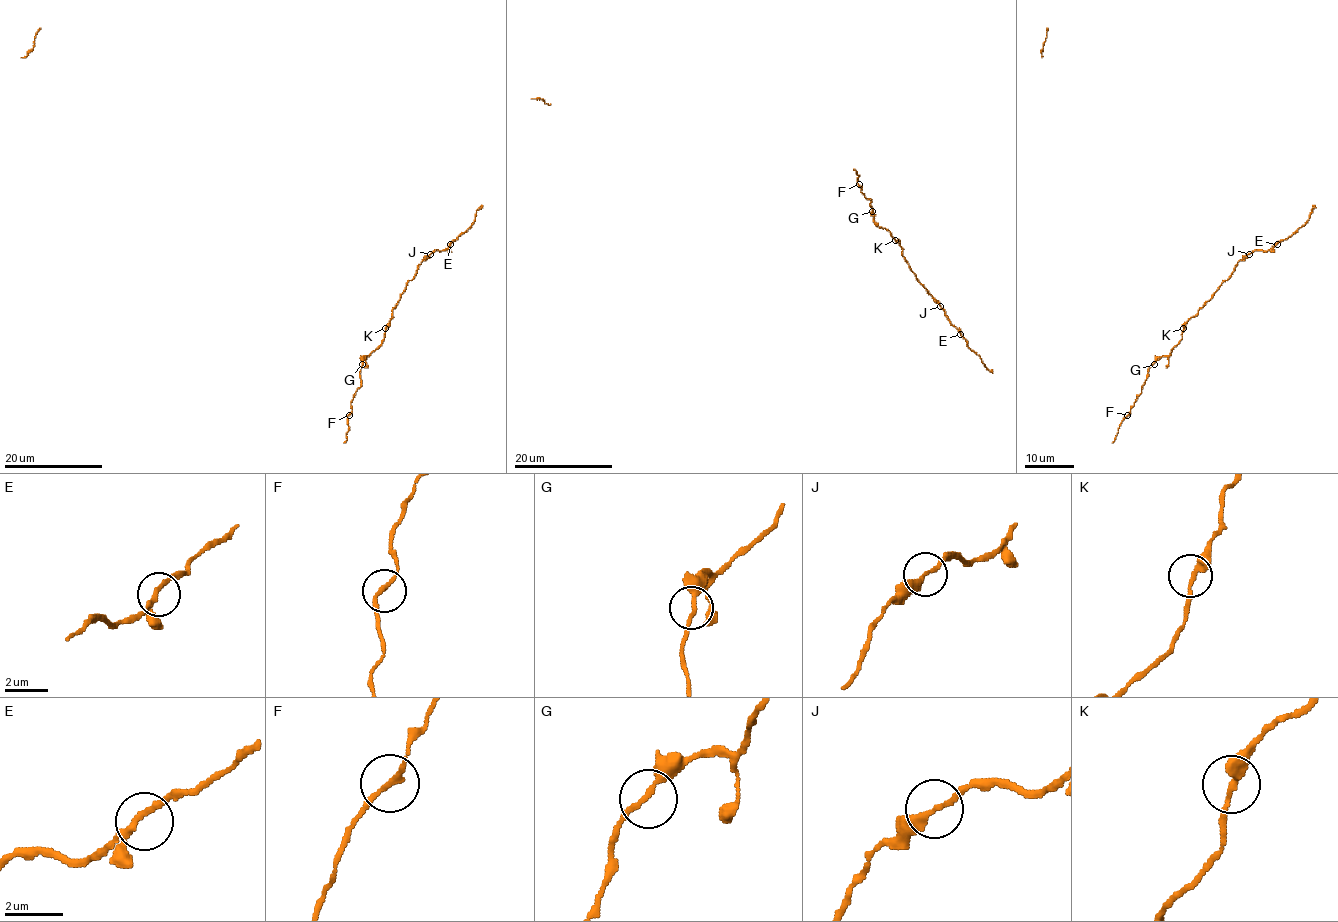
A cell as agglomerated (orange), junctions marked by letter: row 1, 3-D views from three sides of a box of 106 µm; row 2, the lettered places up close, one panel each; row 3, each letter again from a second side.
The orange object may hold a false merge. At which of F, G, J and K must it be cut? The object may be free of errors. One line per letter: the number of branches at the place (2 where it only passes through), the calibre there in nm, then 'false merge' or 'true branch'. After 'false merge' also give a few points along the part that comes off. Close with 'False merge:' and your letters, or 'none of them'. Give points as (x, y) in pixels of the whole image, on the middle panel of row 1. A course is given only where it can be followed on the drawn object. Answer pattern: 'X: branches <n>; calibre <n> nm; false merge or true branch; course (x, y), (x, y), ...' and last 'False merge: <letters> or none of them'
F: branches 2; calibre 190 nm; true branch
G: branches 2; calibre 190 nm; true branch
J: branches 2; calibre 240 nm; false merge; course (941, 305), (966, 345), (986, 368), (992, 369)
K: branches 2; calibre 260 nm; true branch
False merge: J

